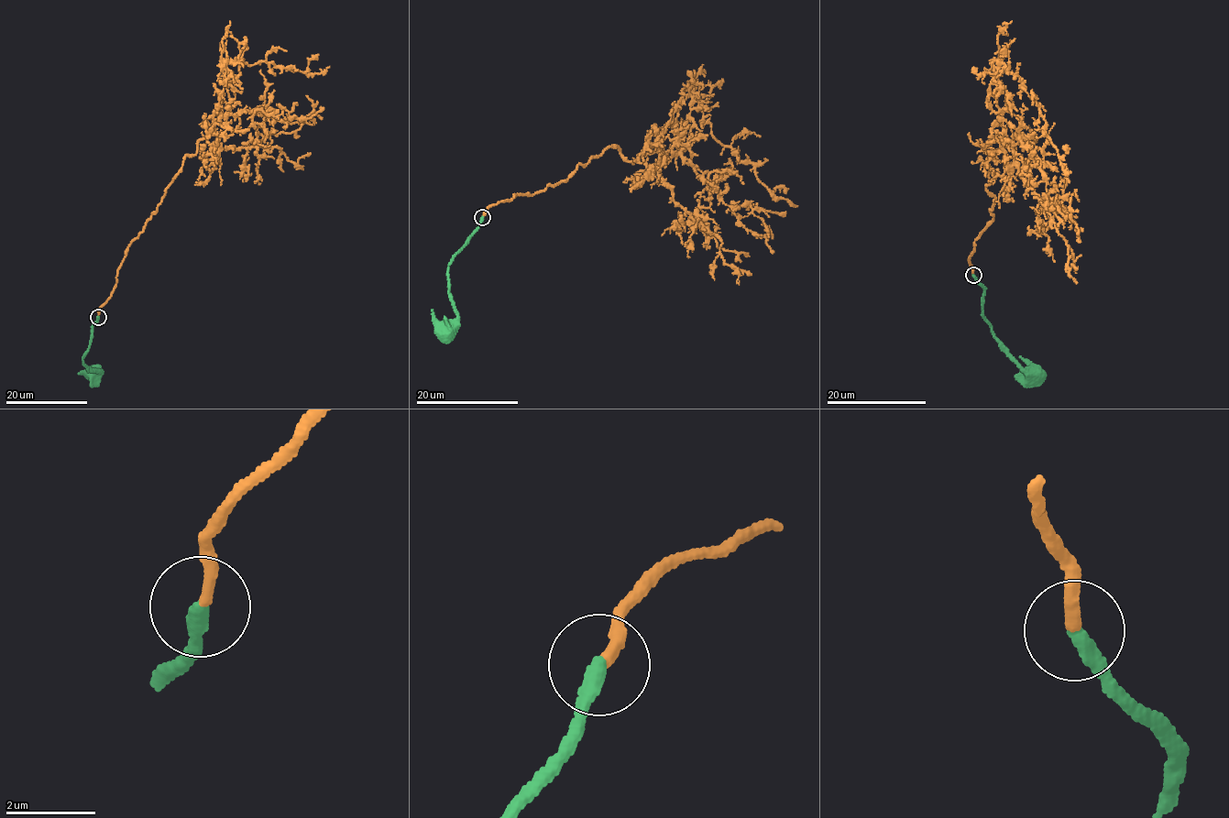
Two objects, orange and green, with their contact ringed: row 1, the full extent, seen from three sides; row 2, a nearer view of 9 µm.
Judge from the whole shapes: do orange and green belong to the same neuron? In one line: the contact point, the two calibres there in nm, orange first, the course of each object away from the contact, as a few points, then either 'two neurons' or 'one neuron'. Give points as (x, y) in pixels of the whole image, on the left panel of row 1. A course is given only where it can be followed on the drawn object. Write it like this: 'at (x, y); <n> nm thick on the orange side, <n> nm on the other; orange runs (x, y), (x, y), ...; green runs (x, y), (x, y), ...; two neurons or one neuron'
at (98, 317); 260 nm thick on the orange side, 360 nm on the other; orange runs (97, 316), (129, 244), (157, 211), (184, 157), (195, 154), (211, 133), (228, 60), (310, 74), (329, 66); green runs (97, 317), (93, 324), (88, 350), (82, 358), (87, 367), (99, 370), (93, 373); one neuron

